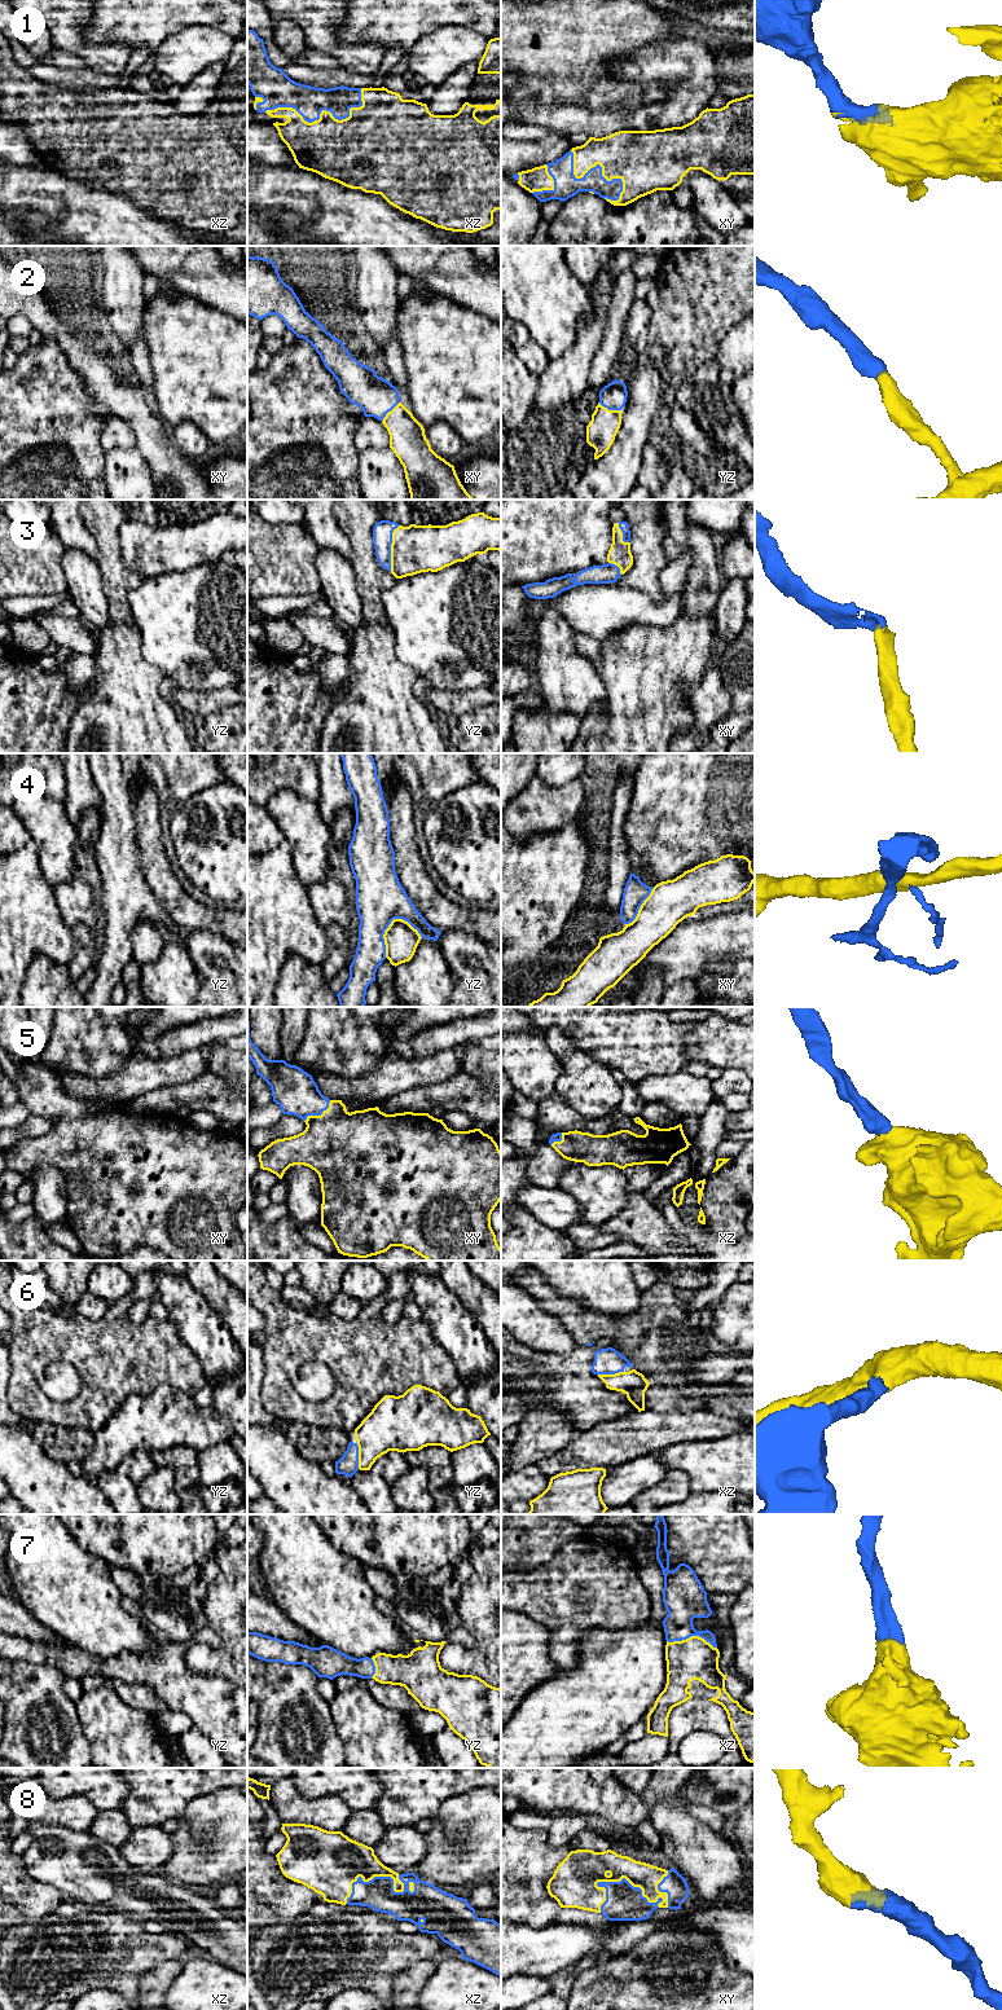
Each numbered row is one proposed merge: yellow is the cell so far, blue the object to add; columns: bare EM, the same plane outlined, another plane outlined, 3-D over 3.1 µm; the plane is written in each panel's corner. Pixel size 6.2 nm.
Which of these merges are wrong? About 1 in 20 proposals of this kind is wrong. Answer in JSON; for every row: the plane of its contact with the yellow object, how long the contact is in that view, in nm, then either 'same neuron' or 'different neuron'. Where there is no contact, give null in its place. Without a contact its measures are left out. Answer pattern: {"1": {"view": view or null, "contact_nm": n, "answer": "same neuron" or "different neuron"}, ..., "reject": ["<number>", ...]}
{"1": {"view": "xz", "contact_nm": 650, "answer": "same neuron"}, "2": {"view": "yz", "contact_nm": 150, "answer": "same neuron"}, "3": {"view": "yz", "contact_nm": 300, "answer": "same neuron"}, "4": {"view": "yz", "contact_nm": 280, "answer": "different neuron"}, "5": {"view": "xy", "contact_nm": 220, "answer": "same neuron"}, "6": {"view": "xz", "contact_nm": 170, "answer": "same neuron"}, "7": {"view": "xz", "contact_nm": 320, "answer": "same neuron"}, "8": {"view": "xy", "contact_nm": 440, "answer": "same neuron"}, "reject": ["4"]}

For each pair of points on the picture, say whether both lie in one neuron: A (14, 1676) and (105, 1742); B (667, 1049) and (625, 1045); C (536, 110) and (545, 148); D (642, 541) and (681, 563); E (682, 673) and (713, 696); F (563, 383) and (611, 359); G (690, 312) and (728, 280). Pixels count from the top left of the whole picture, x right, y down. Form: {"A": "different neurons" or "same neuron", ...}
{"A": "different neurons", "B": "same neuron", "C": "different neurons", "D": "different neurons", "E": "different neurons", "F": "different neurons", "G": "same neuron"}

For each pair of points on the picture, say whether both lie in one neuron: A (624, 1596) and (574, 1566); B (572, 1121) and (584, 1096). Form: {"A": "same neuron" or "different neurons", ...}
{"A": "same neuron", "B": "different neurons"}

